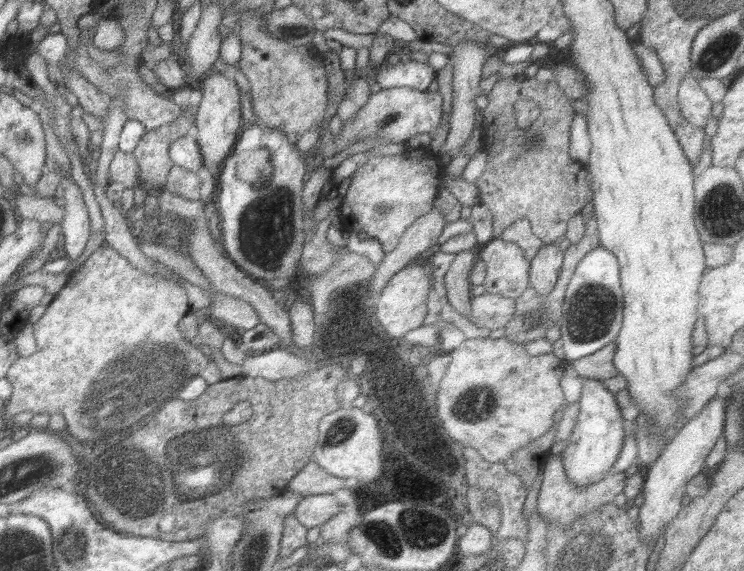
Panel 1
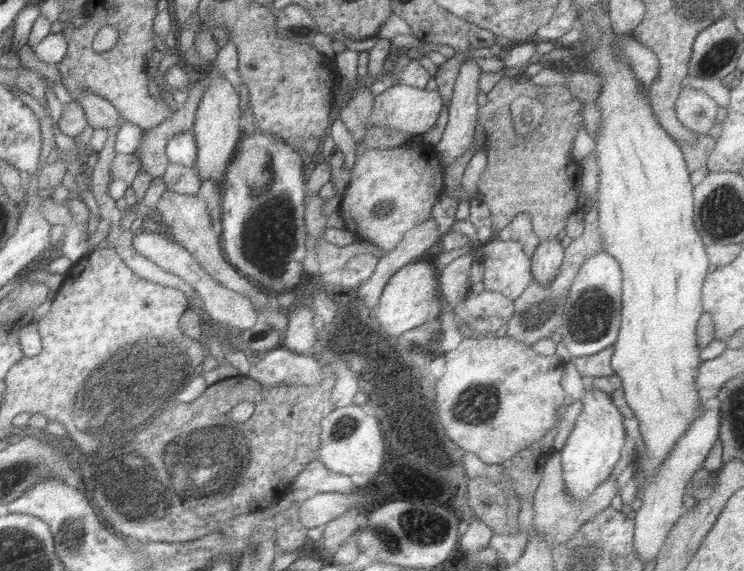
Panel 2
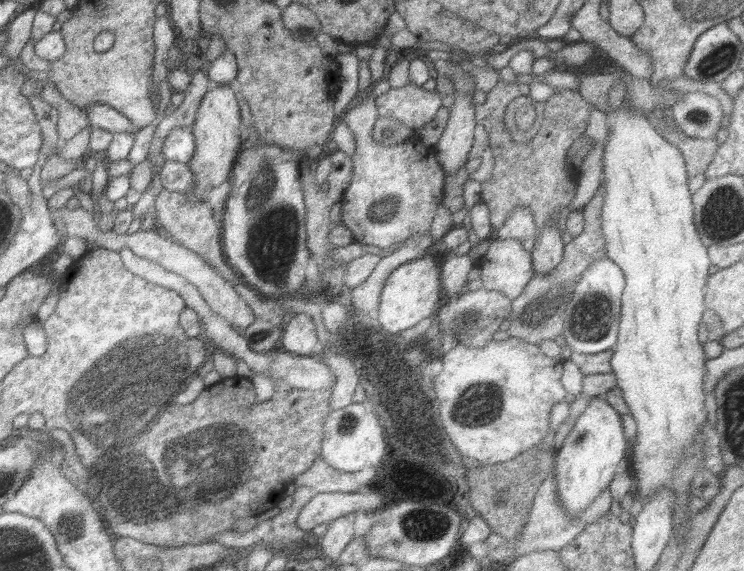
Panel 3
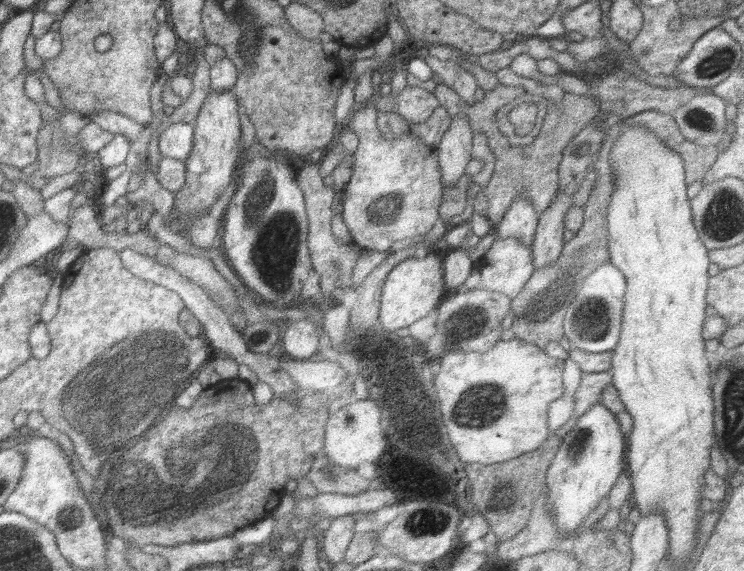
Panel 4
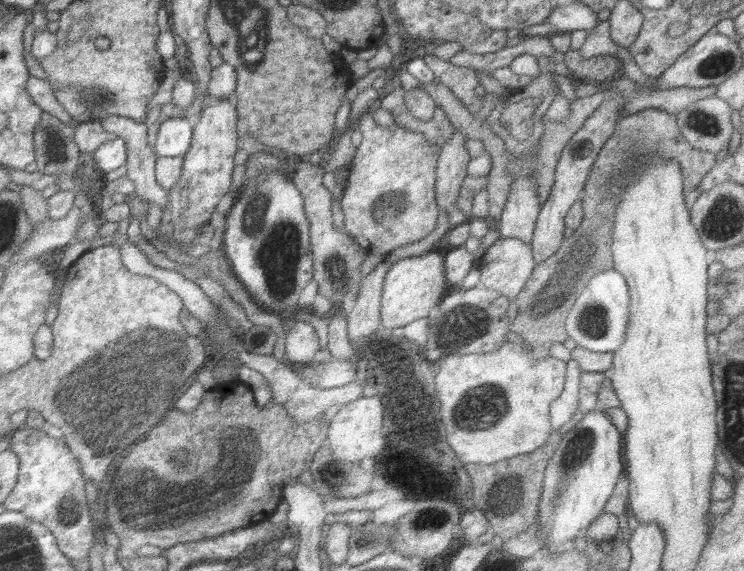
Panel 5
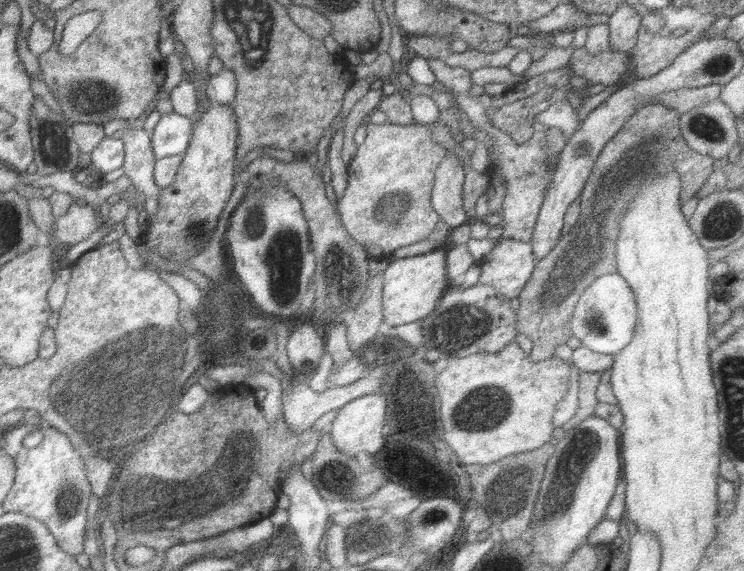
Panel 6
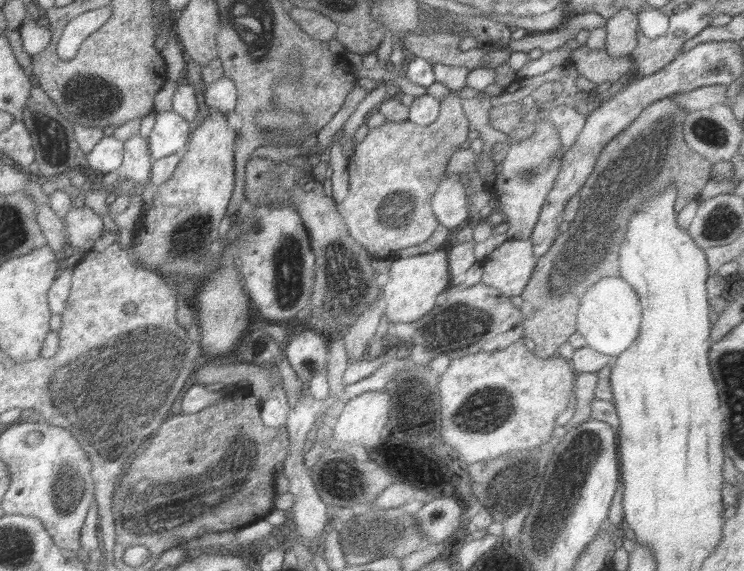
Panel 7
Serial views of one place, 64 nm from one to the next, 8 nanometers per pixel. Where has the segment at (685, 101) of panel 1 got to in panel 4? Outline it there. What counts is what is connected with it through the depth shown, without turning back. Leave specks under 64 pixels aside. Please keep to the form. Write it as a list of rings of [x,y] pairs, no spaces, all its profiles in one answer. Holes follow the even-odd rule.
[[[713,92],[693,96],[685,106],[671,112],[679,132],[689,144],[719,146],[725,136],[725,100]]]

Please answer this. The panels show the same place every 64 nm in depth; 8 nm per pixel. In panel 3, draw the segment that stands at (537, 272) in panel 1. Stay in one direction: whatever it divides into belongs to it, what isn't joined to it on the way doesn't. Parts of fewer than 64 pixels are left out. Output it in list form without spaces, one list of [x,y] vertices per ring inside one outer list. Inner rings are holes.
[[[545,228],[543,232],[539,232],[537,244],[531,250],[533,274],[547,278],[563,262],[563,252],[563,236],[559,236],[557,228]]]

